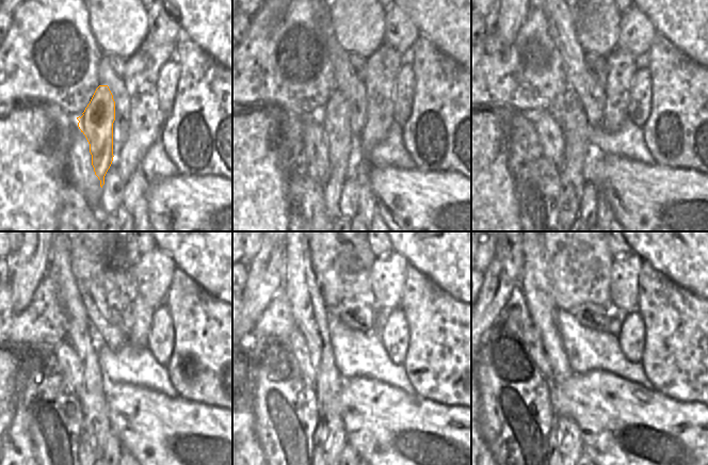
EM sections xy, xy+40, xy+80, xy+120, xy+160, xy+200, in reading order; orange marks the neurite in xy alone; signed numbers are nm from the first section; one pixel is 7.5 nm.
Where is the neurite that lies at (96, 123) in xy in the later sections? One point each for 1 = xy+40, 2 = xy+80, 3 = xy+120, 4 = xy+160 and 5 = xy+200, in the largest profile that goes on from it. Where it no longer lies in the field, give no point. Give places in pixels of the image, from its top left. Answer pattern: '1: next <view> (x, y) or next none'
1: next xy+40 (335, 119)
2: next xy+80 (575, 125)
3: next xy+120 (95, 429)
4: next xy+160 (331, 432)
5: next xy+200 (565, 435)

